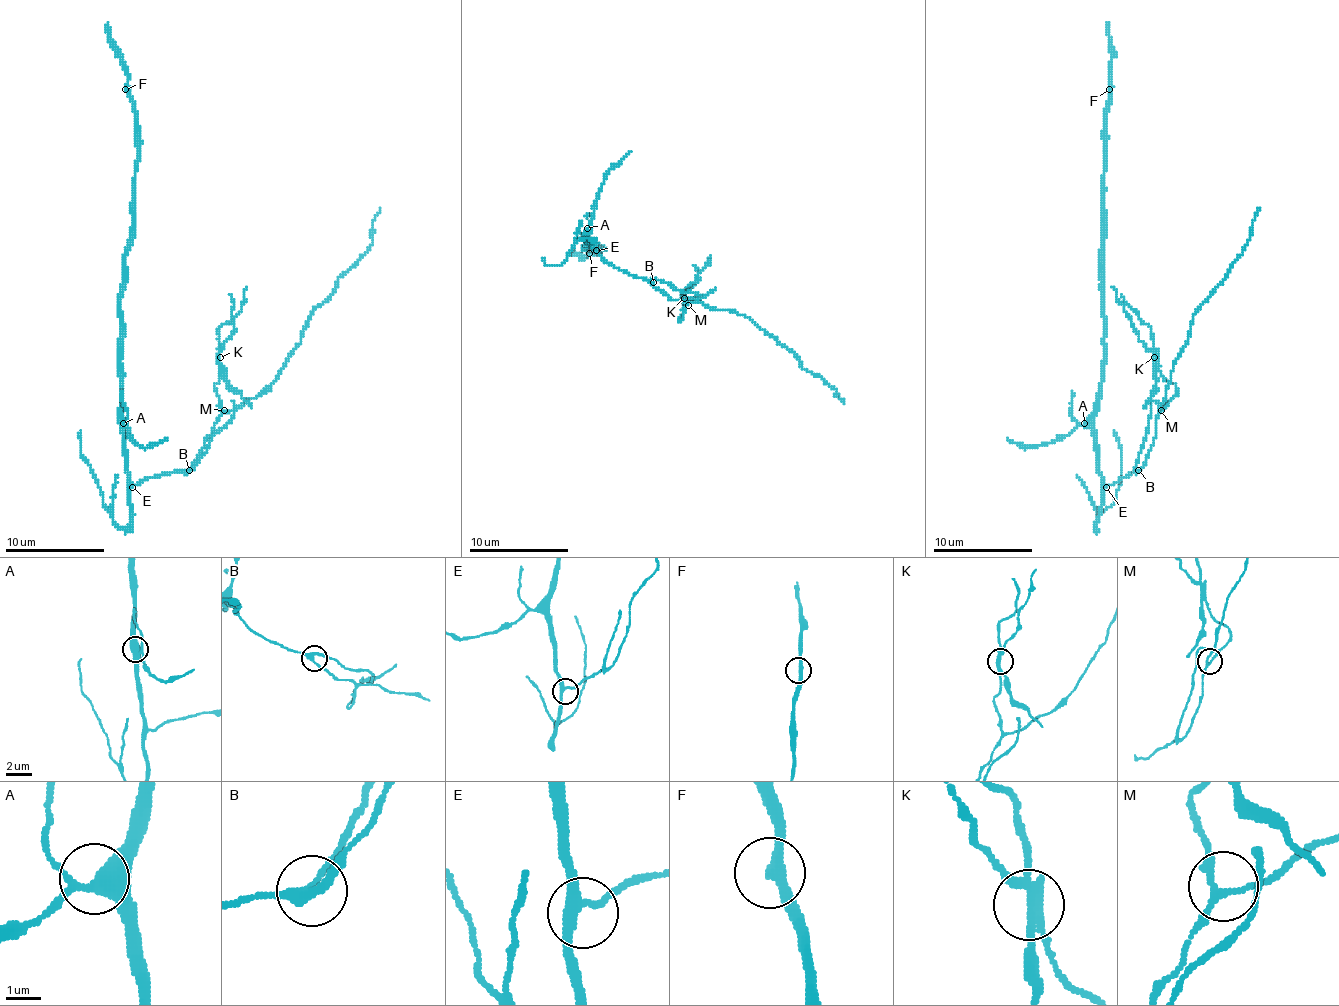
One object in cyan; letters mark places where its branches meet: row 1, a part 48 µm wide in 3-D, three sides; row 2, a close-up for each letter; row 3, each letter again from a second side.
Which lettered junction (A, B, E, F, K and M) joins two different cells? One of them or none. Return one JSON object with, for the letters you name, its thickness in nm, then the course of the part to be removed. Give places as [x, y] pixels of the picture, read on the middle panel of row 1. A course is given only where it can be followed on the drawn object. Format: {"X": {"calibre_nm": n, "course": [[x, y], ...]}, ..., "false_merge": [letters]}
{"K": {"calibre_nm": 240, "course": [[683, 297], [695, 285], [698, 270], [693, 265]]}, "false_merge": ["K"]}

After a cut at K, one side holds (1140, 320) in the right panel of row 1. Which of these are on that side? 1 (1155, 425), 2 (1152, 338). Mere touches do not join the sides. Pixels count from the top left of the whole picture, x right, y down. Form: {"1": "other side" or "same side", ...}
{"1": "other side", "2": "same side"}

